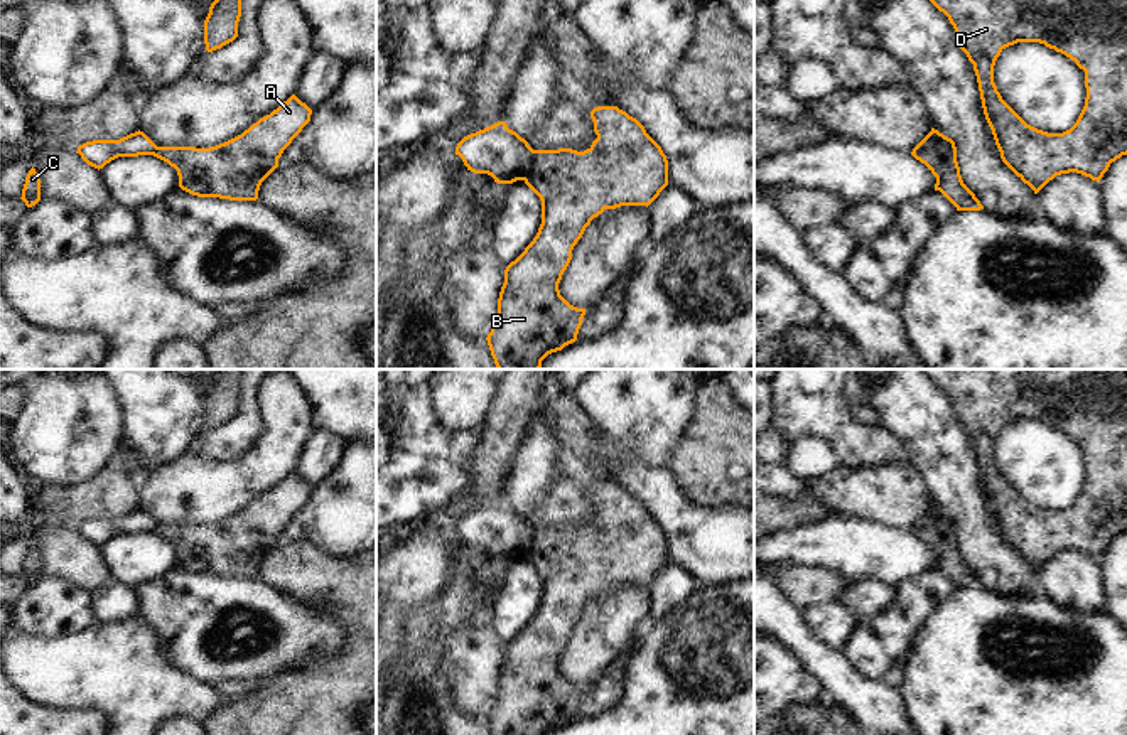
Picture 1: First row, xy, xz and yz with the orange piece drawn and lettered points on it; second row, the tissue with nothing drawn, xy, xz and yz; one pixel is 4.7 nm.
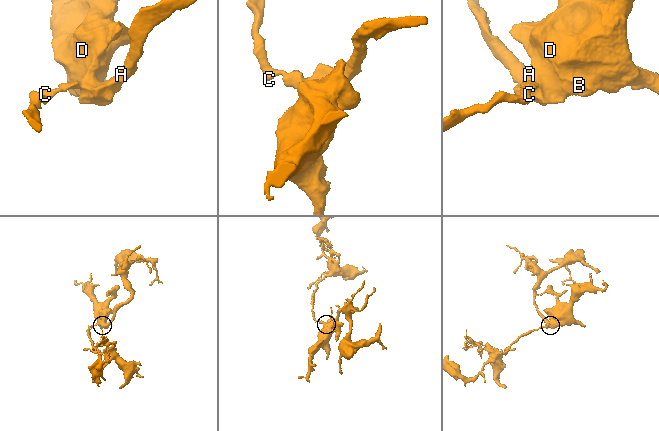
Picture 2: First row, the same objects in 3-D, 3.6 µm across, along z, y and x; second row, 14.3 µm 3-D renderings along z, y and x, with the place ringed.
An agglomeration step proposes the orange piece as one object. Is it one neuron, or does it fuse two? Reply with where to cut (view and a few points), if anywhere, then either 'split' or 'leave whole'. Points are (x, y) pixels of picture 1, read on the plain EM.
xz (533, 528), (530, 550), (523, 557) | split

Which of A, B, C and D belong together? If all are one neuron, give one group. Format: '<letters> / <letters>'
A B D / C

